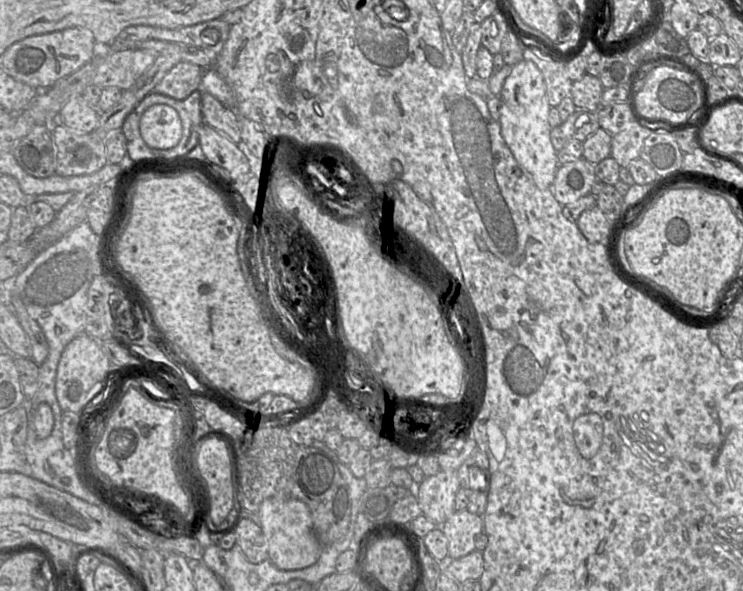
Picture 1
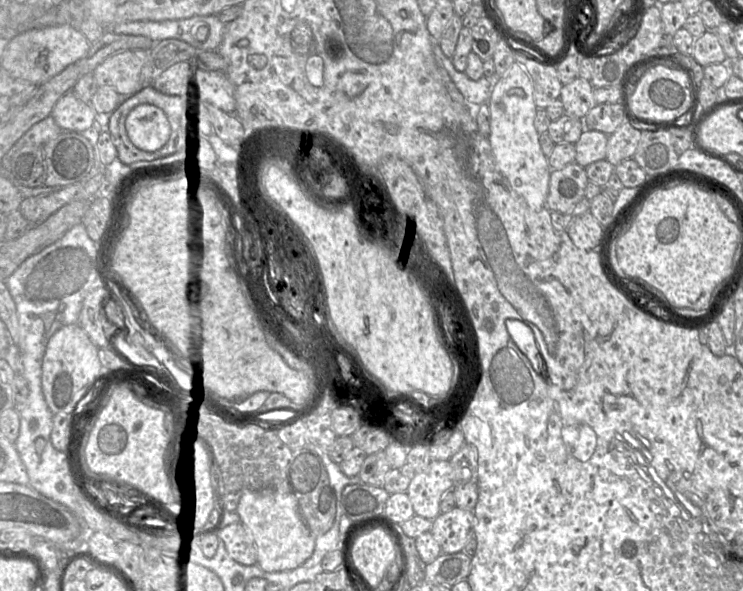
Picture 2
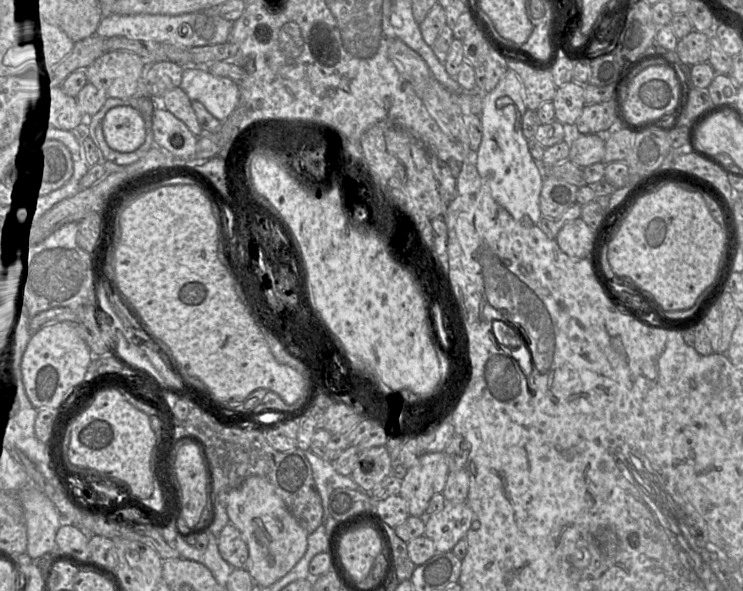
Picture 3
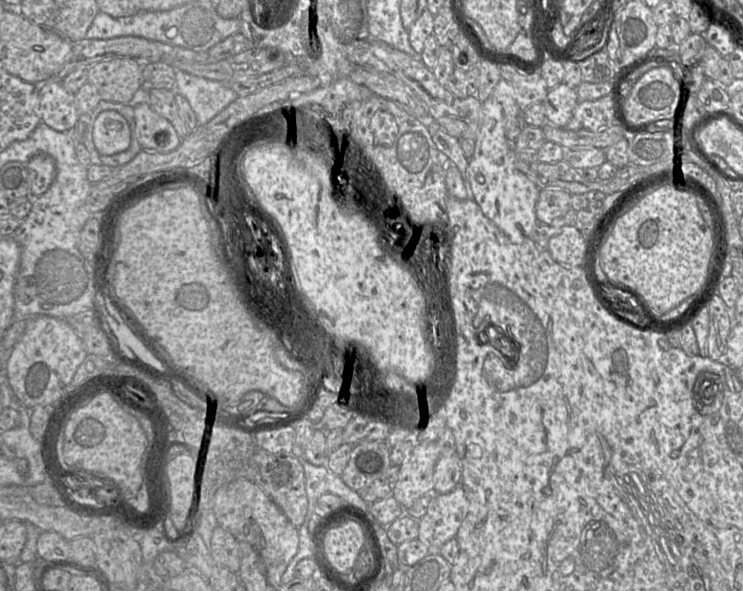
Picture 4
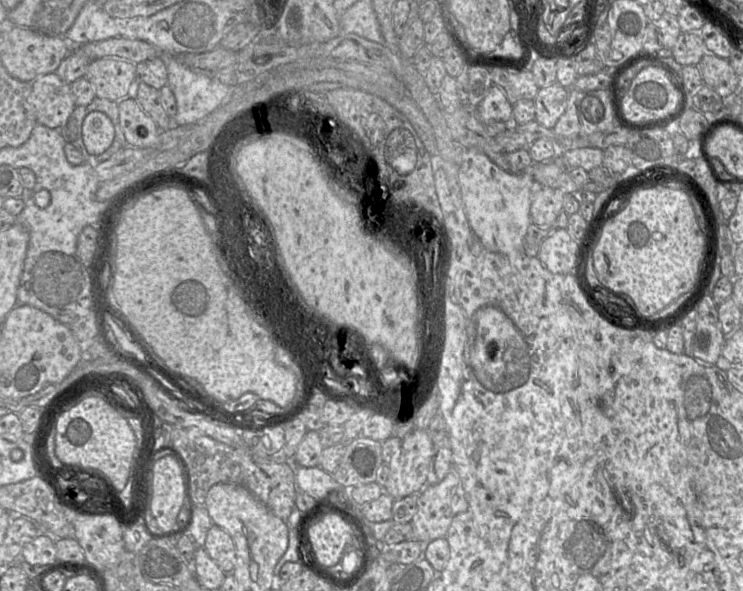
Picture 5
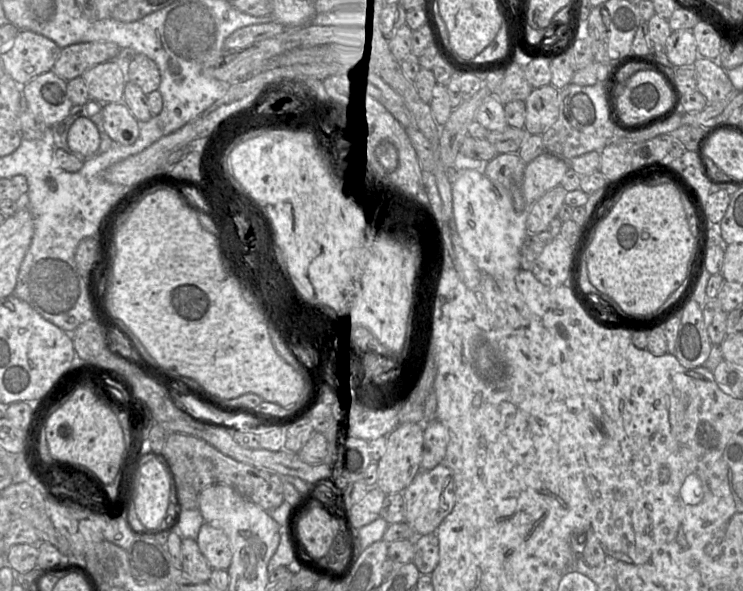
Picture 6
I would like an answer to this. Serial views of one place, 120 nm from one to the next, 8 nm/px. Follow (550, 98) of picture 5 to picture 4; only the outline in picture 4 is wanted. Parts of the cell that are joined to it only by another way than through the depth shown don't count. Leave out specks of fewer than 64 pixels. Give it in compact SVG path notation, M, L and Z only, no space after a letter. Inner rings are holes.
M564 83L548 91L543 101L547 123L558 128L565 128L572 118L574 108L578 104L576 88Z

